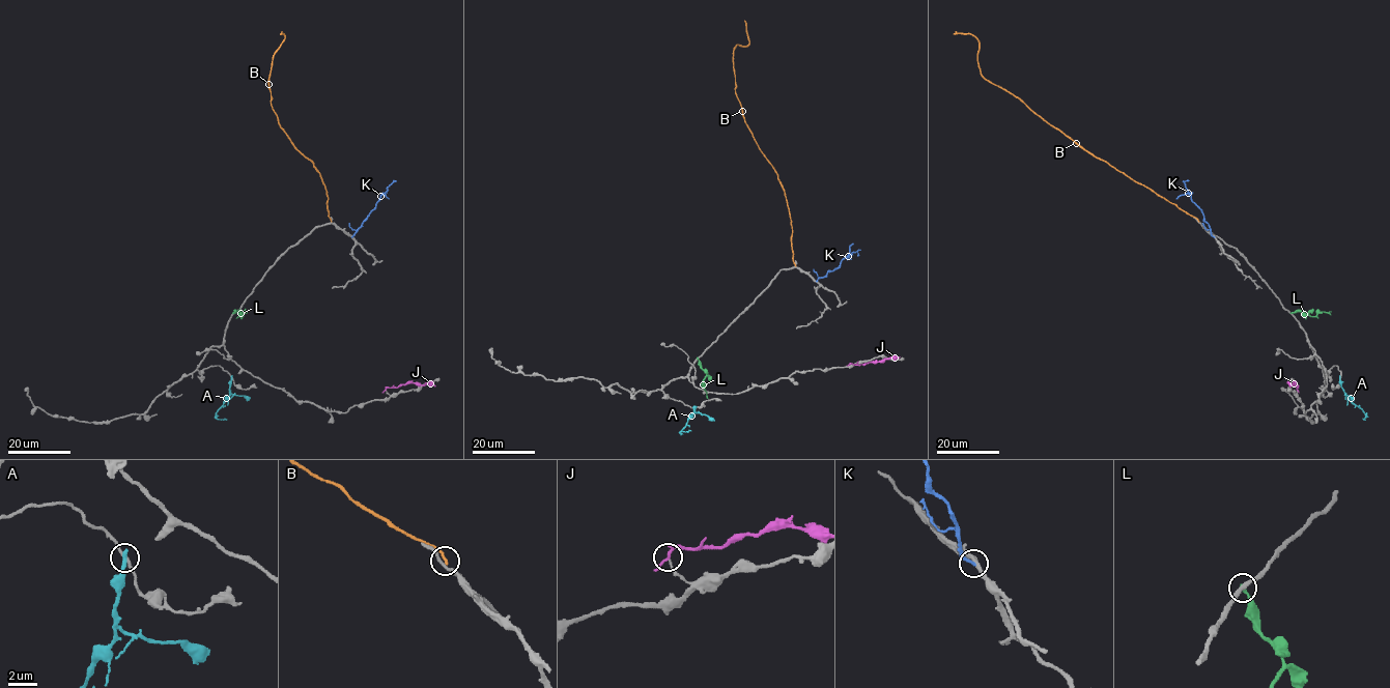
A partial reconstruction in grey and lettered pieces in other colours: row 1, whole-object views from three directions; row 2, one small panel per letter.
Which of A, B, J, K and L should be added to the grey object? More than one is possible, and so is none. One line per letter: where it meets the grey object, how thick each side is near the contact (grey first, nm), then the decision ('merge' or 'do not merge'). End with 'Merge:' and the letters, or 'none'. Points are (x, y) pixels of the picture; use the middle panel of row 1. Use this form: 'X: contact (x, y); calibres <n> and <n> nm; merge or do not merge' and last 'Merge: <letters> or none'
A: contact (696, 407); calibres 200 and 320 nm; do not merge
B: contact (795, 265); calibres 200 and 200 nm; do not merge
J: contact (850, 364); calibres 120 and 160 nm; do not merge
K: contact (817, 281); calibres 320 and 220 nm; merge
L: contact (698, 359); calibres 220 and 200 nm; do not merge
Merge: K

